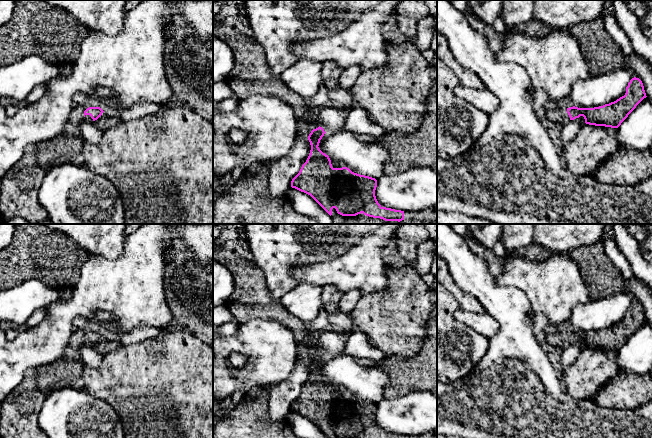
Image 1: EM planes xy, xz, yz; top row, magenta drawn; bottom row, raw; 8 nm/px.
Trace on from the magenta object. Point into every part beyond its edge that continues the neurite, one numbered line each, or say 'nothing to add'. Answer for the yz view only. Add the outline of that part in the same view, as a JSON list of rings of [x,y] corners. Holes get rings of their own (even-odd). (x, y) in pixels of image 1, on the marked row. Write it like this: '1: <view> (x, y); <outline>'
1: yz (556, 114); [[[548,106],[546,108],[546,117],[550,122],[557,124],[559,127],[570,121],[567,108],[562,106]]]

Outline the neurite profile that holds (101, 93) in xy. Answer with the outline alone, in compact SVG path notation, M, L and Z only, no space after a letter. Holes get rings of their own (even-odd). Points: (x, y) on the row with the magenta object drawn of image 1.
M99 87L93 94L89 95L90 98L97 100L99 103L112 96L113 92L104 87Z

